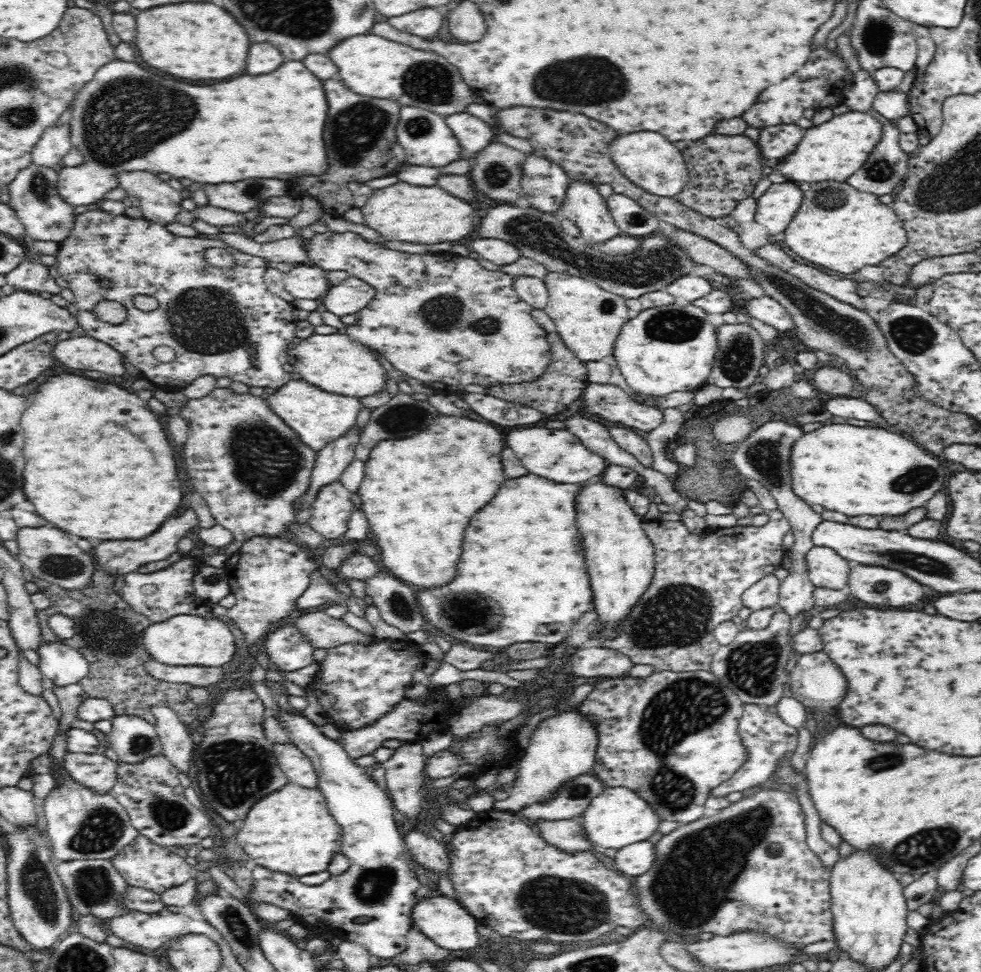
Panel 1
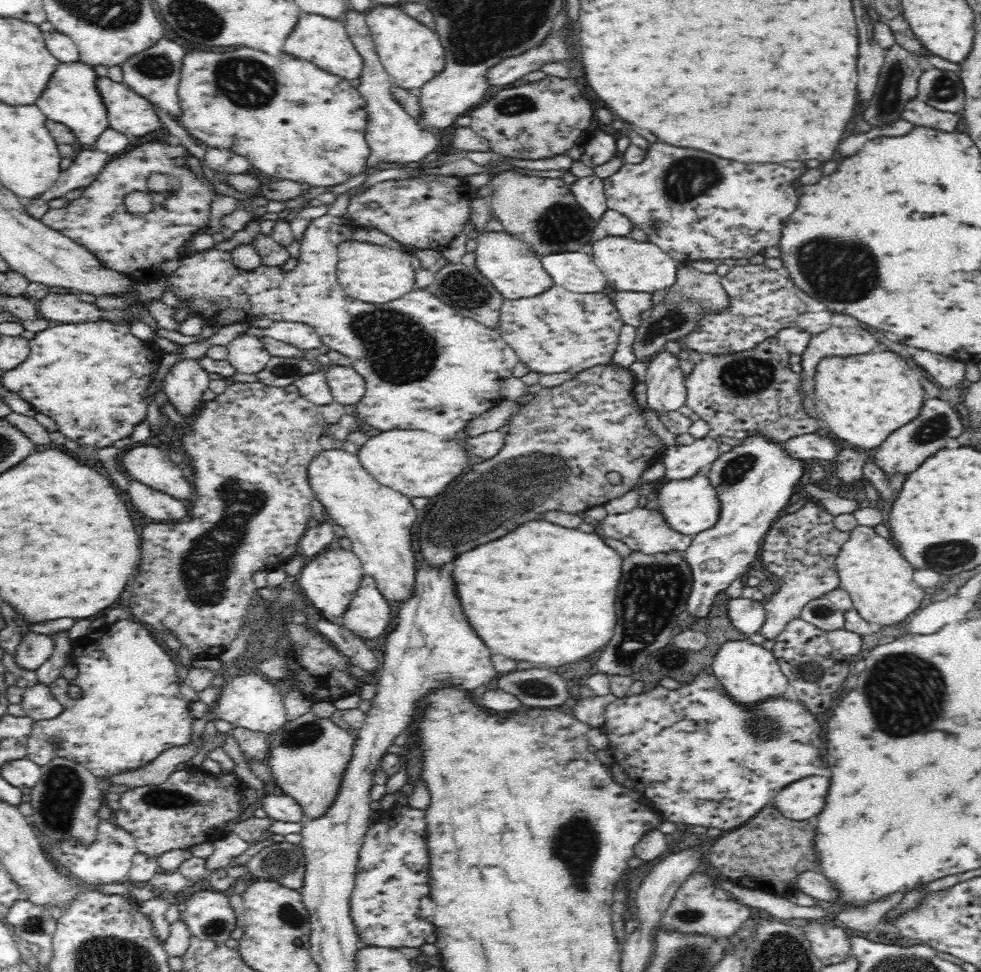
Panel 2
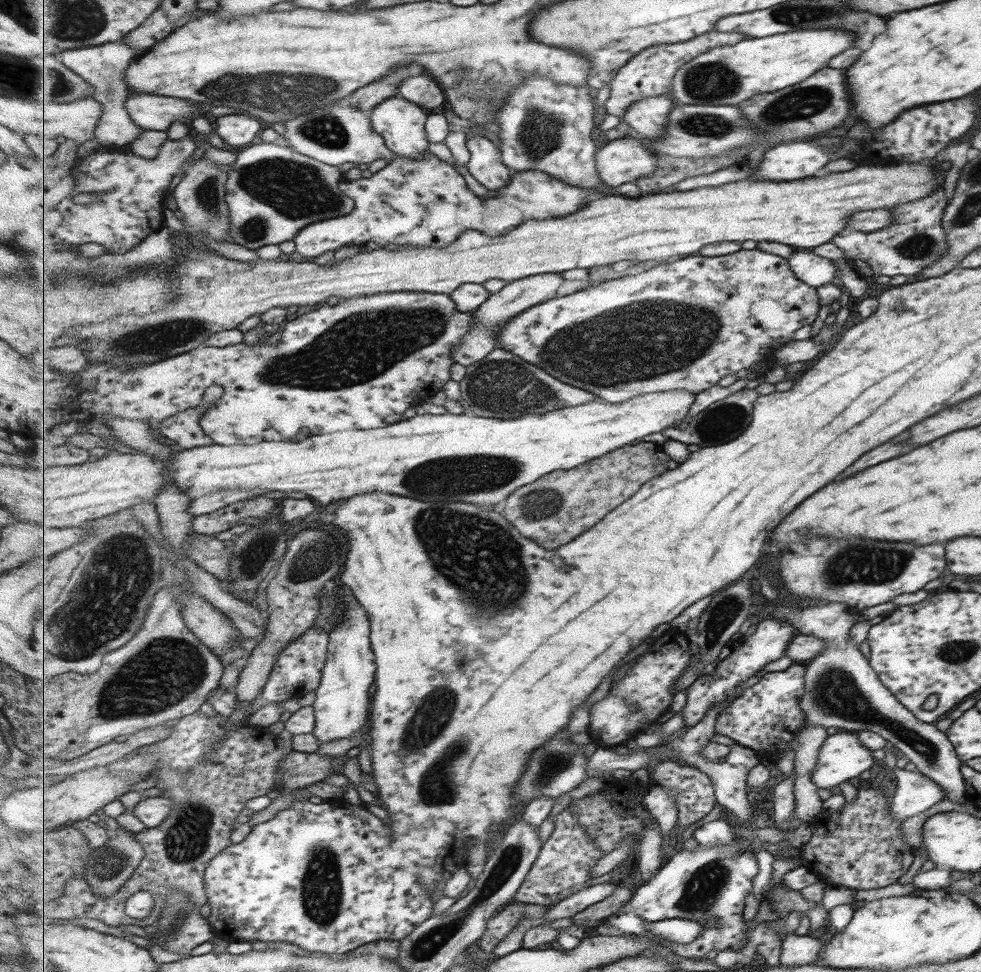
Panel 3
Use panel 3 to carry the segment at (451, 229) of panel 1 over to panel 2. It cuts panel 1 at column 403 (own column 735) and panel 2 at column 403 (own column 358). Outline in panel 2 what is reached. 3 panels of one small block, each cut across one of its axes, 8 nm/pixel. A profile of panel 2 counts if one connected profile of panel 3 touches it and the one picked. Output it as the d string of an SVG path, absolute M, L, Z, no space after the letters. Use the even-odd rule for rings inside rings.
M344 241L339 244L337 259L338 284L353 299L370 304L384 304L416 289L412 258L396 249L360 241Z

